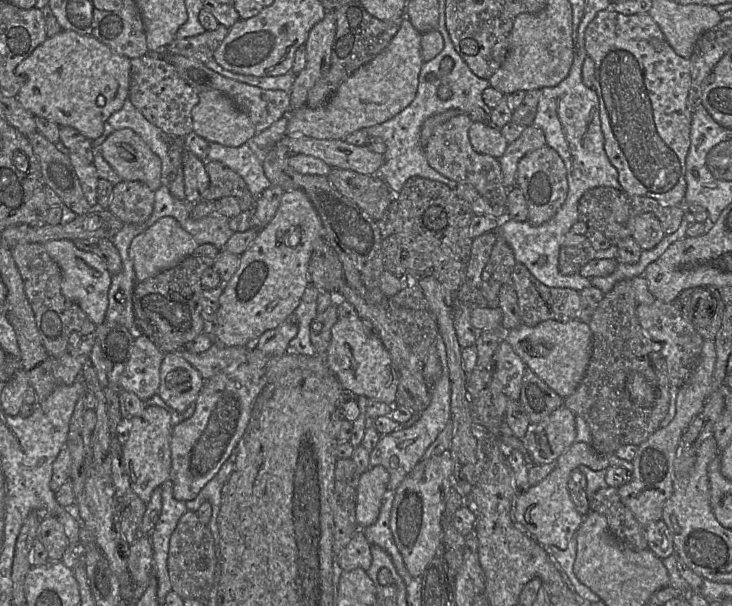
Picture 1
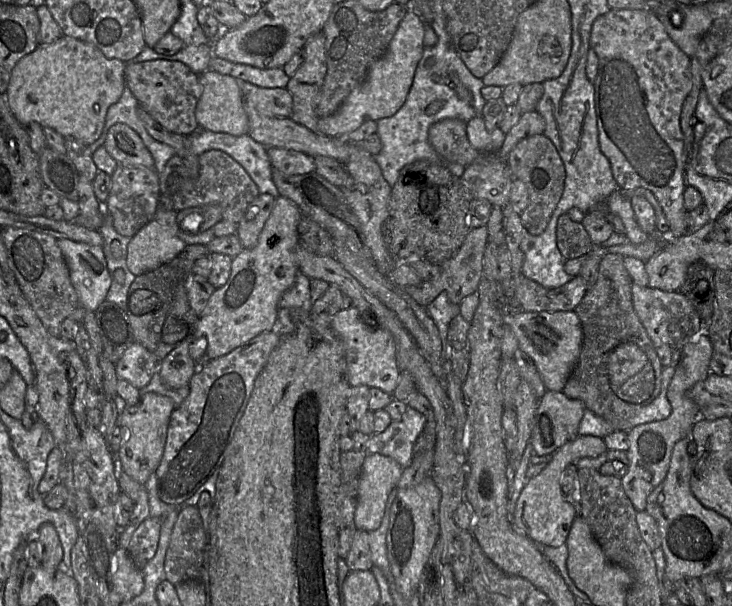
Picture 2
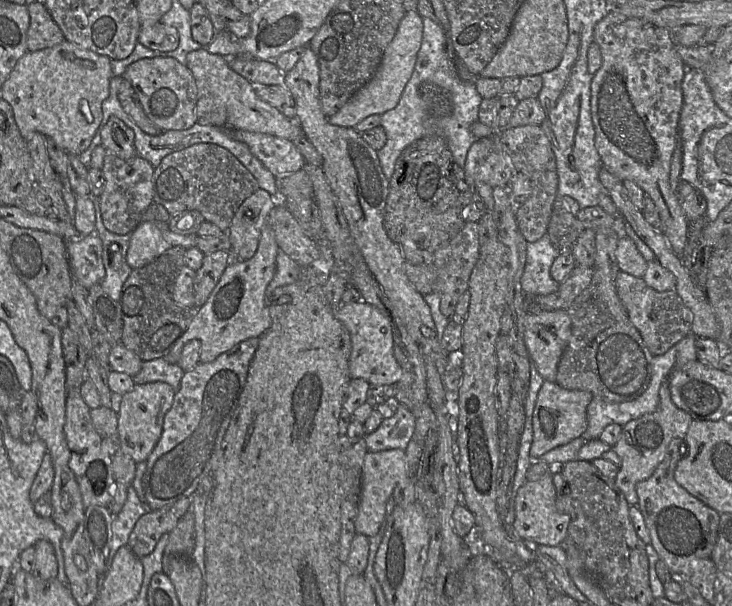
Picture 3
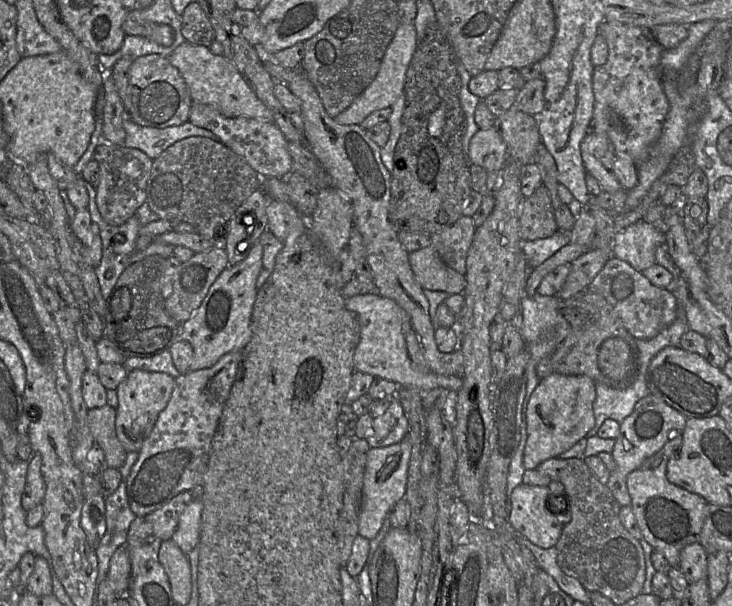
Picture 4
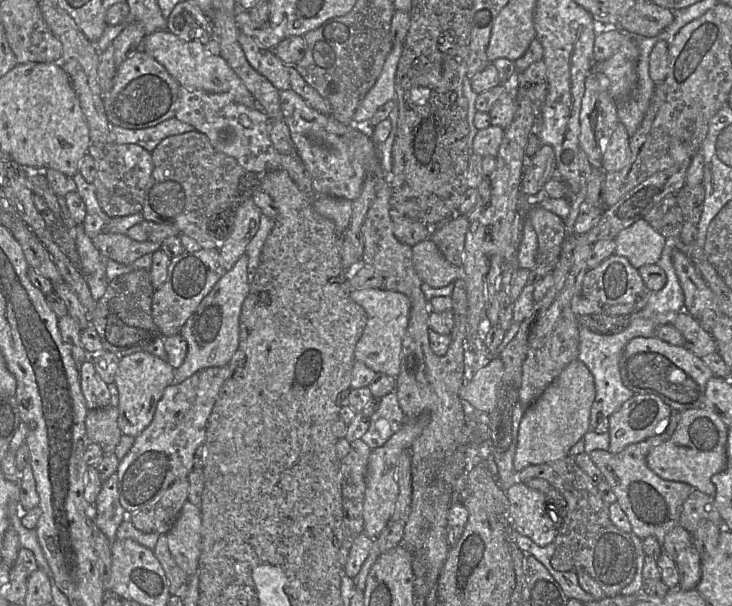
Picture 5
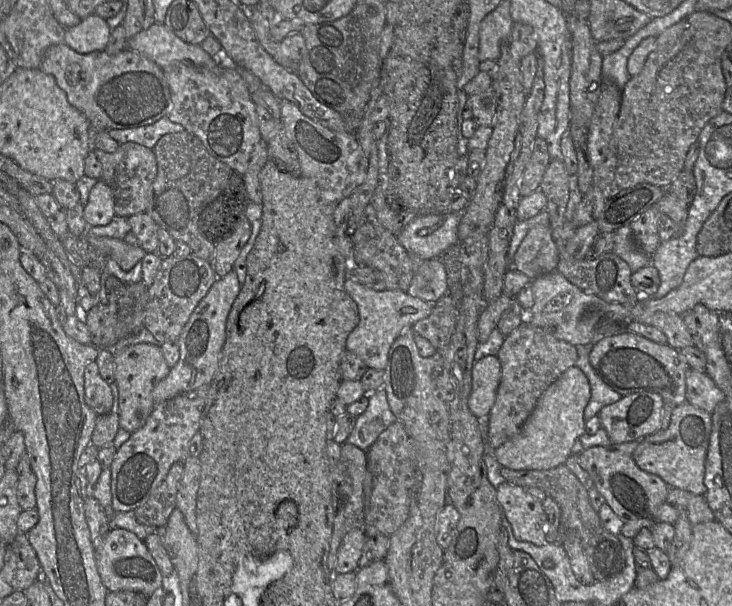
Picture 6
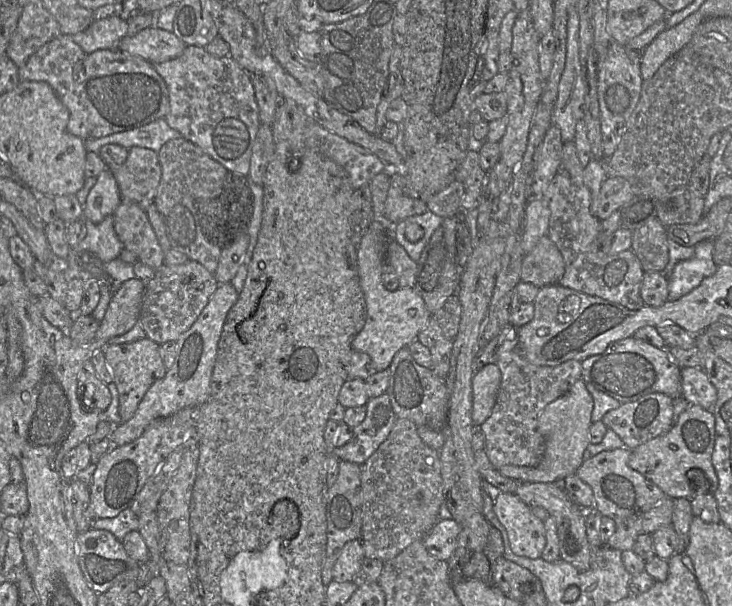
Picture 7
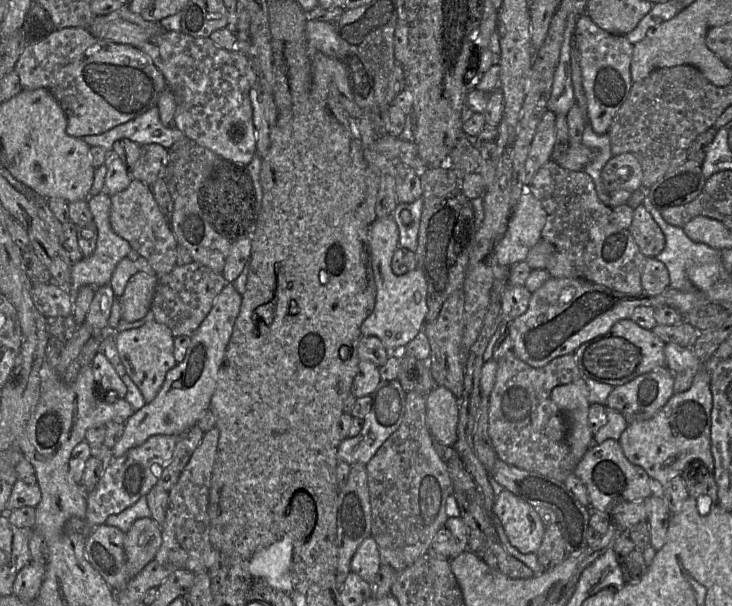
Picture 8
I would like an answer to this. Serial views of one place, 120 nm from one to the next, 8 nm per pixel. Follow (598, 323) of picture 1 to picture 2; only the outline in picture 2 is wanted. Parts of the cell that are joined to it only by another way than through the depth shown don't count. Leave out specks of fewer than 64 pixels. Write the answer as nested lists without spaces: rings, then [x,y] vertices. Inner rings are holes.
[[[606,253],[599,264],[598,268],[598,276],[595,284],[589,288],[584,297],[582,298],[581,302],[575,308],[574,313],[576,313],[580,319],[583,331],[583,341],[581,345],[581,351],[579,358],[573,368],[573,371],[563,389],[563,393],[571,399],[577,399],[582,401],[586,408],[591,410],[593,413],[598,415],[599,417],[603,418],[607,421],[614,429],[614,431],[624,431],[628,432],[634,426],[631,426],[630,420],[635,417],[640,410],[649,405],[653,400],[659,395],[661,391],[661,376],[662,376],[662,369],[663,365],[654,349],[653,343],[649,338],[646,329],[642,325],[639,317],[637,316],[632,301],[632,284],[633,281],[624,266],[623,258],[620,254],[614,253]]]

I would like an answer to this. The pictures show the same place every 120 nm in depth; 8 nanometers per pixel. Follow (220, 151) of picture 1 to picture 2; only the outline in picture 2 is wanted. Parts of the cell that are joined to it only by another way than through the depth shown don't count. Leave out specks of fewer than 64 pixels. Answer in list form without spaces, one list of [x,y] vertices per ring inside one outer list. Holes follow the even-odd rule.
[[[203,130],[200,134],[185,135],[189,137],[192,151],[201,155],[208,150],[221,150],[237,161],[255,182],[261,194],[269,193],[275,198],[280,196],[279,191],[272,179],[273,166],[269,160],[267,149],[261,143],[255,141],[250,135],[234,136],[223,132]]]

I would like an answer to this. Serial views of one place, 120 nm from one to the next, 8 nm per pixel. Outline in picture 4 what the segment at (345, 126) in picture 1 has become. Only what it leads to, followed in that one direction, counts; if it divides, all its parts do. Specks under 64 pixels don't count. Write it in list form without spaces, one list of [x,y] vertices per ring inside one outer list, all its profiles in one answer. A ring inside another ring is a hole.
[[[414,23],[400,24],[384,54],[375,79],[346,110],[333,119],[342,125],[360,125],[372,112],[392,107],[404,91],[407,69],[416,48],[417,31]]]

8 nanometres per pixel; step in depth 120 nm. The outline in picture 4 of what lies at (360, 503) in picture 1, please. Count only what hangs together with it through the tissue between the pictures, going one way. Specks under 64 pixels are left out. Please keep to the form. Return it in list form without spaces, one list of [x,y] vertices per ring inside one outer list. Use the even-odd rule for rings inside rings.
[[[409,433],[399,443],[380,448],[370,447],[367,453],[361,506],[358,517],[359,535],[368,540],[375,538],[393,506],[400,499],[404,498],[407,489],[411,452],[412,443]]]

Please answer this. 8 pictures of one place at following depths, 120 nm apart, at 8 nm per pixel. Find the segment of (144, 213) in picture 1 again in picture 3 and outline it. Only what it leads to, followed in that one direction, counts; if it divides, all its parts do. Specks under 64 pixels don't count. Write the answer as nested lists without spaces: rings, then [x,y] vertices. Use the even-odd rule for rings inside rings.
[[[108,152],[104,157],[102,172],[105,185],[99,197],[102,221],[112,233],[125,235],[141,223],[142,216],[153,202],[154,167],[144,158],[136,155],[123,159]]]

